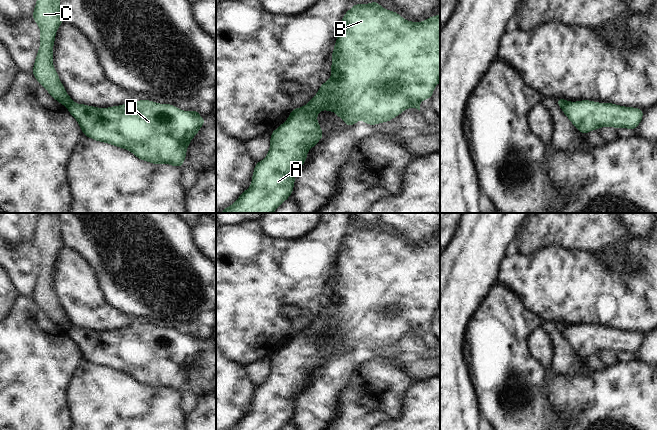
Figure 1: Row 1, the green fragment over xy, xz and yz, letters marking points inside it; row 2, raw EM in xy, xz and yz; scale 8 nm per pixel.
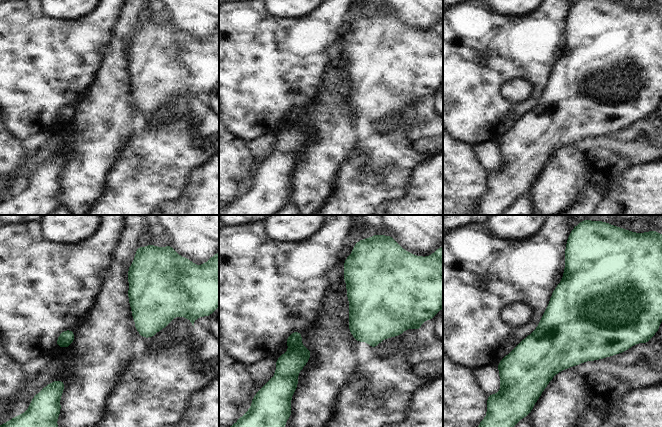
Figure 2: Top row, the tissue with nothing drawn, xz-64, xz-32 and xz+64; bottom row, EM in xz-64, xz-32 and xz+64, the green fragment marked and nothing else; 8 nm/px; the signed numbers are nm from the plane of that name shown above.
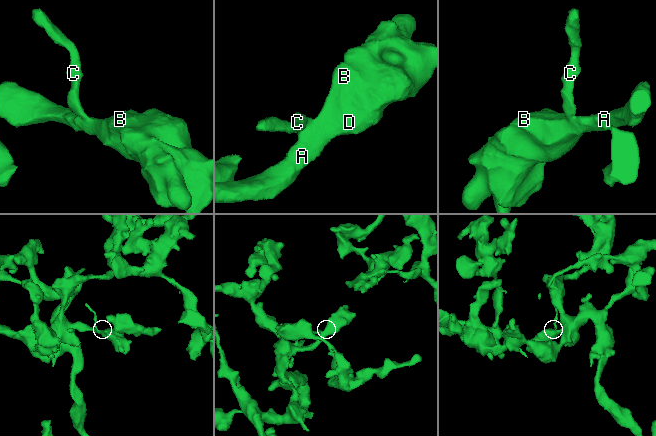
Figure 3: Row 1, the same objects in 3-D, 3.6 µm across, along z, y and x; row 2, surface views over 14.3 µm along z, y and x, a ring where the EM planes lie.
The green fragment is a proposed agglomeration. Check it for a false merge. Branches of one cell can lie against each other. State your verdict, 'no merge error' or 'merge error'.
merge error

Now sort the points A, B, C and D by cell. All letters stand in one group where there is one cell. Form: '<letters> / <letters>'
A B D / C

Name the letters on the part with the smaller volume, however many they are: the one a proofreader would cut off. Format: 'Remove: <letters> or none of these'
Remove: C

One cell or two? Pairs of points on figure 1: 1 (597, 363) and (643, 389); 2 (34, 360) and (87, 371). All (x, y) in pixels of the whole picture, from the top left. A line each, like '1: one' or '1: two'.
1: two
2: two

